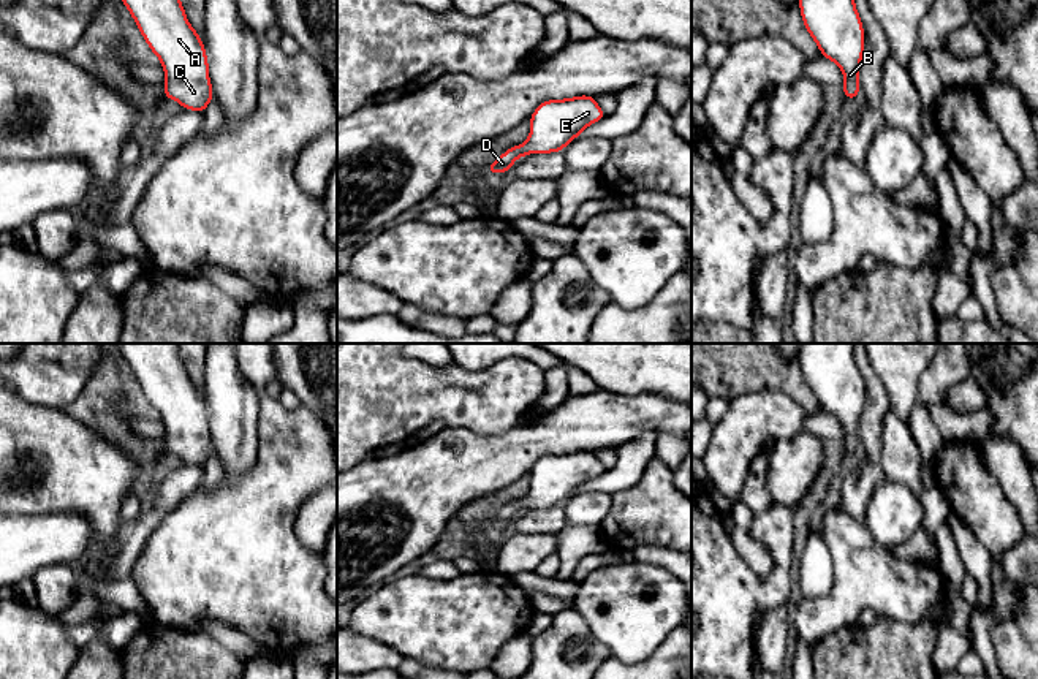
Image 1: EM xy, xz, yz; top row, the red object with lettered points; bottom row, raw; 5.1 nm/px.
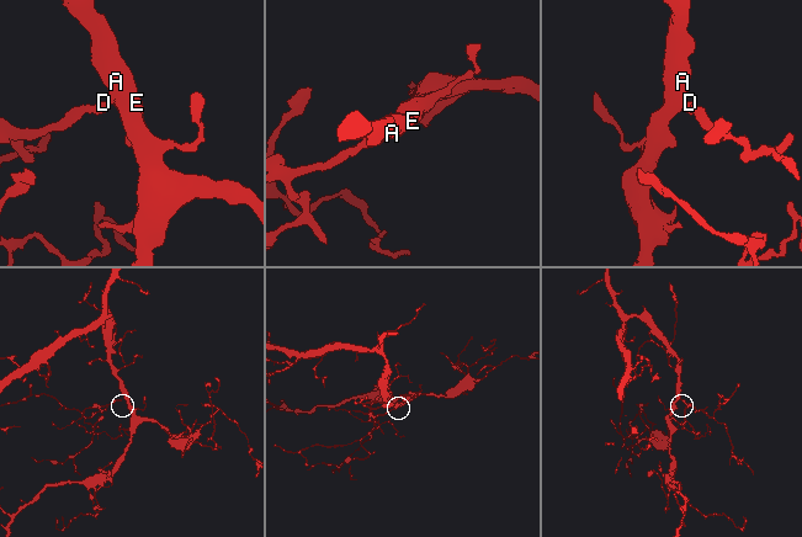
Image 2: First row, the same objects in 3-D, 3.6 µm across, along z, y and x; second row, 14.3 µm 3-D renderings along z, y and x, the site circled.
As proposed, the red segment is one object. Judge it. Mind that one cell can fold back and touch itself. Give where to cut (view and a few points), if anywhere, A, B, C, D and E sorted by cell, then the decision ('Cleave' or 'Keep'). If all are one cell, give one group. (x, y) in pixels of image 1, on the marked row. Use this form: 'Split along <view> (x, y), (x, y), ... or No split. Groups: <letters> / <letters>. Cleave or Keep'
No split. Groups: A B C D E. Keep

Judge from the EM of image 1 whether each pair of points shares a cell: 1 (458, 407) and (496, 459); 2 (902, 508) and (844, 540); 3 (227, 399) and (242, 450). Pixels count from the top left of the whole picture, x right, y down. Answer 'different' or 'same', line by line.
1: different
2: different
3: same

